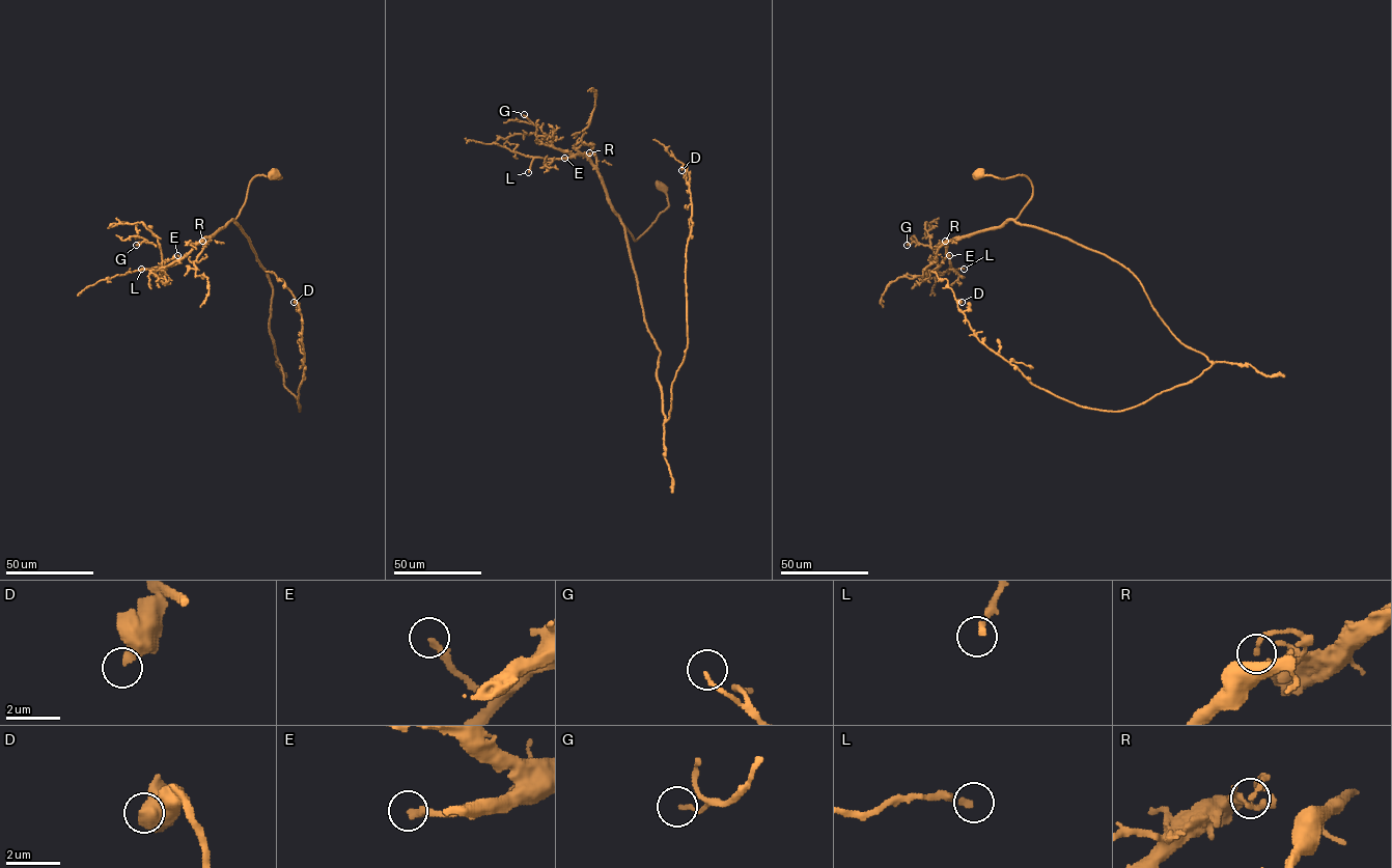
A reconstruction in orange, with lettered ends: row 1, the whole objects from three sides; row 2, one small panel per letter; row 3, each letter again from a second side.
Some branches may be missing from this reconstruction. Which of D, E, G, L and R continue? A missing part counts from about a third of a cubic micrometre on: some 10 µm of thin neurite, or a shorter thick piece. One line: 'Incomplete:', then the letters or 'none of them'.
Incomplete: E, L

